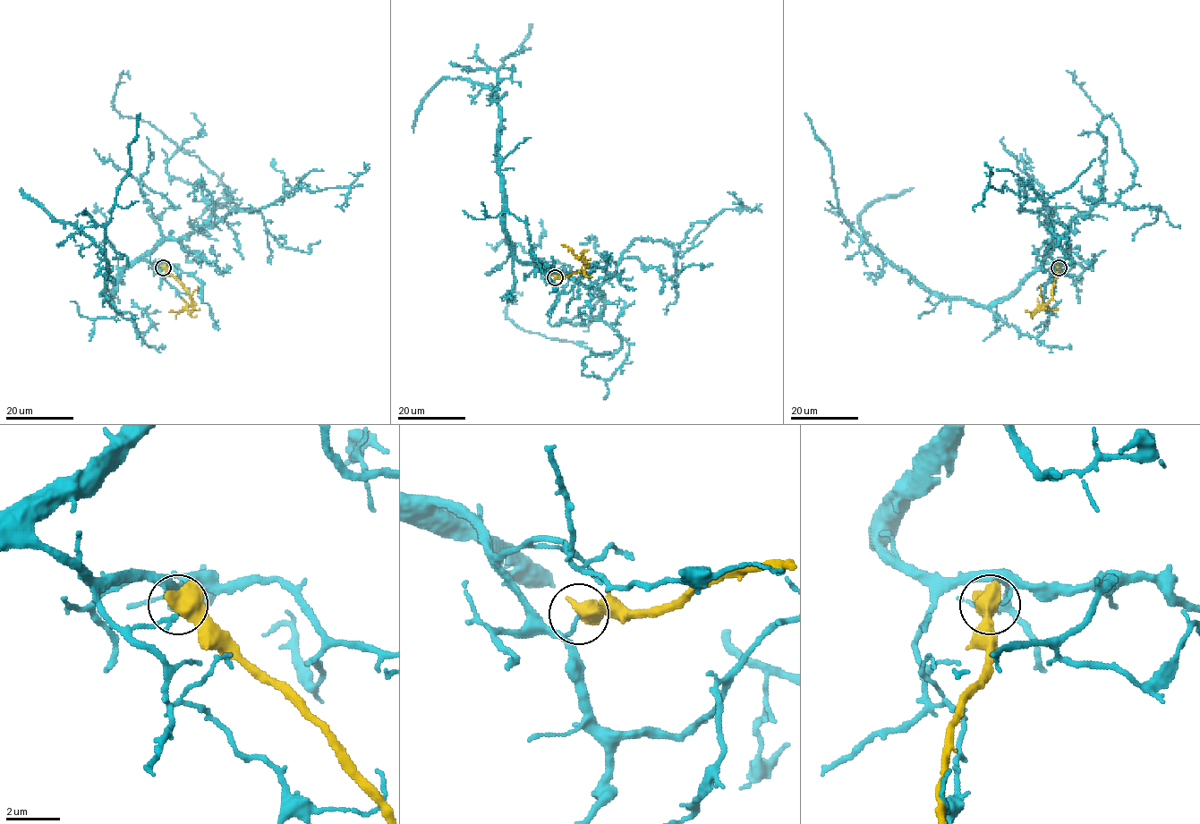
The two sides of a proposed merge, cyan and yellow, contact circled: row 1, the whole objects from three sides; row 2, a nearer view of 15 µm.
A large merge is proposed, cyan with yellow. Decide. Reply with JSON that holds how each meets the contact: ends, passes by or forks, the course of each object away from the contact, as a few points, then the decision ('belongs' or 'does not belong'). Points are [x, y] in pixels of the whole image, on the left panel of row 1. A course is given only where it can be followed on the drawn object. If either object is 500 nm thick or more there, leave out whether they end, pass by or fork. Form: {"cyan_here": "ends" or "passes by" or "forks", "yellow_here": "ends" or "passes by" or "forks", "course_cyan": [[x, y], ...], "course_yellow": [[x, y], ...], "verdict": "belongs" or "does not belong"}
{"course_cyan": [[162, 267], [134, 260], [120, 275], [112, 307], [106, 225], [130, 168], [129, 146], [140, 114]], "course_yellow": [[162, 267], [181, 283], [195, 302], [178, 312], [168, 312]], "verdict": "does not belong"}

